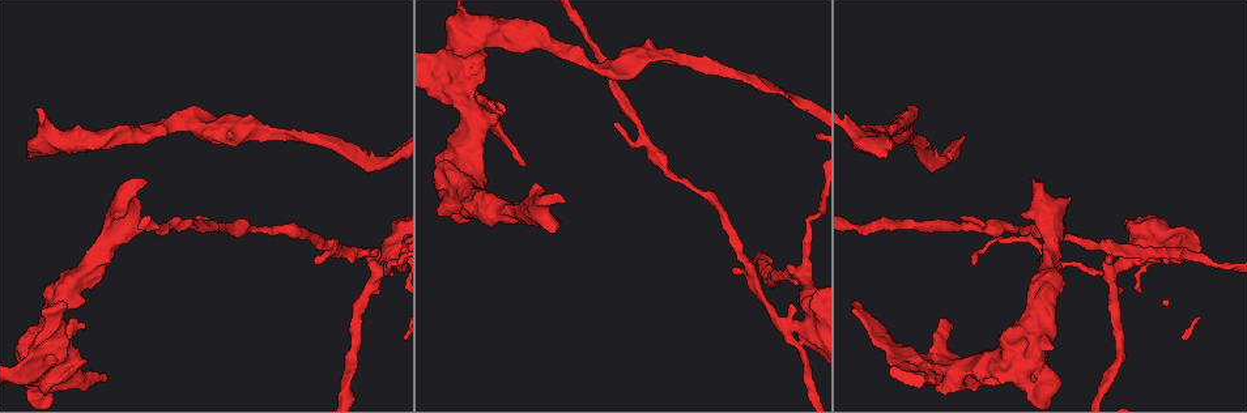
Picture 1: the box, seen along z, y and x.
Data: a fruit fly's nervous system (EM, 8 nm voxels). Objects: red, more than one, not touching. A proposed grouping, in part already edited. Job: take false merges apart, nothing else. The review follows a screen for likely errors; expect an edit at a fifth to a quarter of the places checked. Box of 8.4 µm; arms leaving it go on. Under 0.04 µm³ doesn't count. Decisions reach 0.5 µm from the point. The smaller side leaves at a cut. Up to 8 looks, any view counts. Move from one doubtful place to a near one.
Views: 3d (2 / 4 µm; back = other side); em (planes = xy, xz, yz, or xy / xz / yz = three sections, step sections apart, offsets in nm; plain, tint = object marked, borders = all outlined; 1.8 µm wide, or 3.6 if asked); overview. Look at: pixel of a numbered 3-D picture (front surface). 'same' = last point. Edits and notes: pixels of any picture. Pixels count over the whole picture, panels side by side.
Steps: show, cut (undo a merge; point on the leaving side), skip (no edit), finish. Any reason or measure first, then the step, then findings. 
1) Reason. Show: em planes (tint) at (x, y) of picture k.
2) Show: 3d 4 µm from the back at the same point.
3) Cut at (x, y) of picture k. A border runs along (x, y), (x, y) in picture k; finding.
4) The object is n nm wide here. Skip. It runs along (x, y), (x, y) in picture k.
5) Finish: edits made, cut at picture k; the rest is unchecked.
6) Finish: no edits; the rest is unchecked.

Sudden change in width. Show: em 3.6 µm yz step 4 (tint) at (1022, 346) of picture 1.

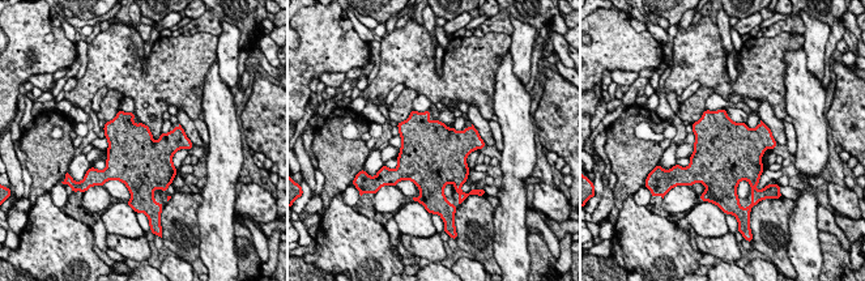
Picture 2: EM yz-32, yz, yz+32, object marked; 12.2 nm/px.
Show: em 3.6 µm planes (tint) at the same point.

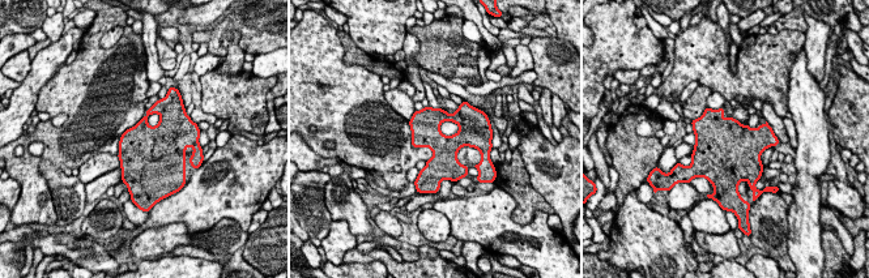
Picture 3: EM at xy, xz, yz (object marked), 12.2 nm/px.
Skip. One cell here.

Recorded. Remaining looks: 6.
Arms part here. Show: em planes (tint) at (66, 142) of picture 1.

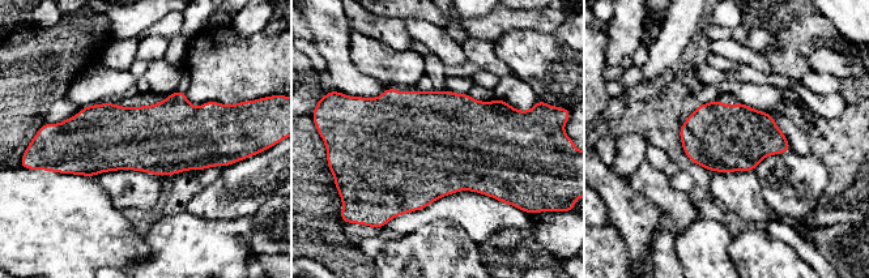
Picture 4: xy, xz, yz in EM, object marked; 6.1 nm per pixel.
Skip. One cell here.

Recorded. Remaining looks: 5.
Narrows sharply. Show: 3d 4 µm at (677, 178) of picture 1.

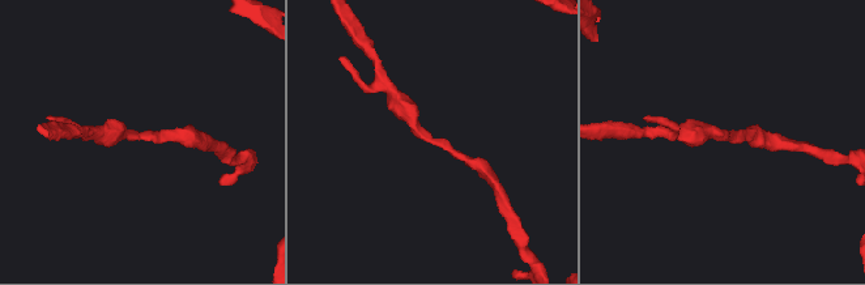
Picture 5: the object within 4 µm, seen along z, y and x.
The arms are 190, 200 nm wide. Show: em planes (tint) at (140, 135) of picture 5.

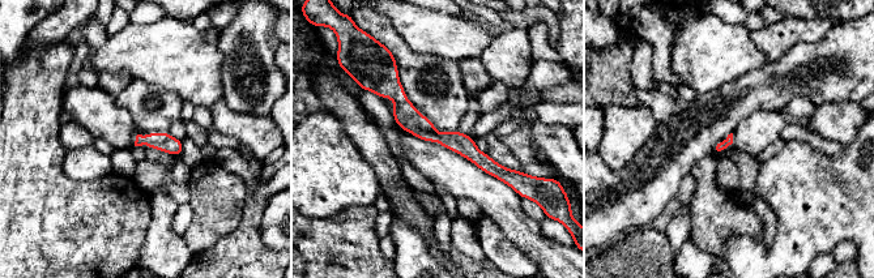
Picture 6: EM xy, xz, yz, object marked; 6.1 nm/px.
The object is 50 nm wide here. Skip. It runs along (388, 81), (431, 135), (506, 179) in picture 6; one cell here.

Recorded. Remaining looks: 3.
Finish: no edits; the rest is unchecked.

